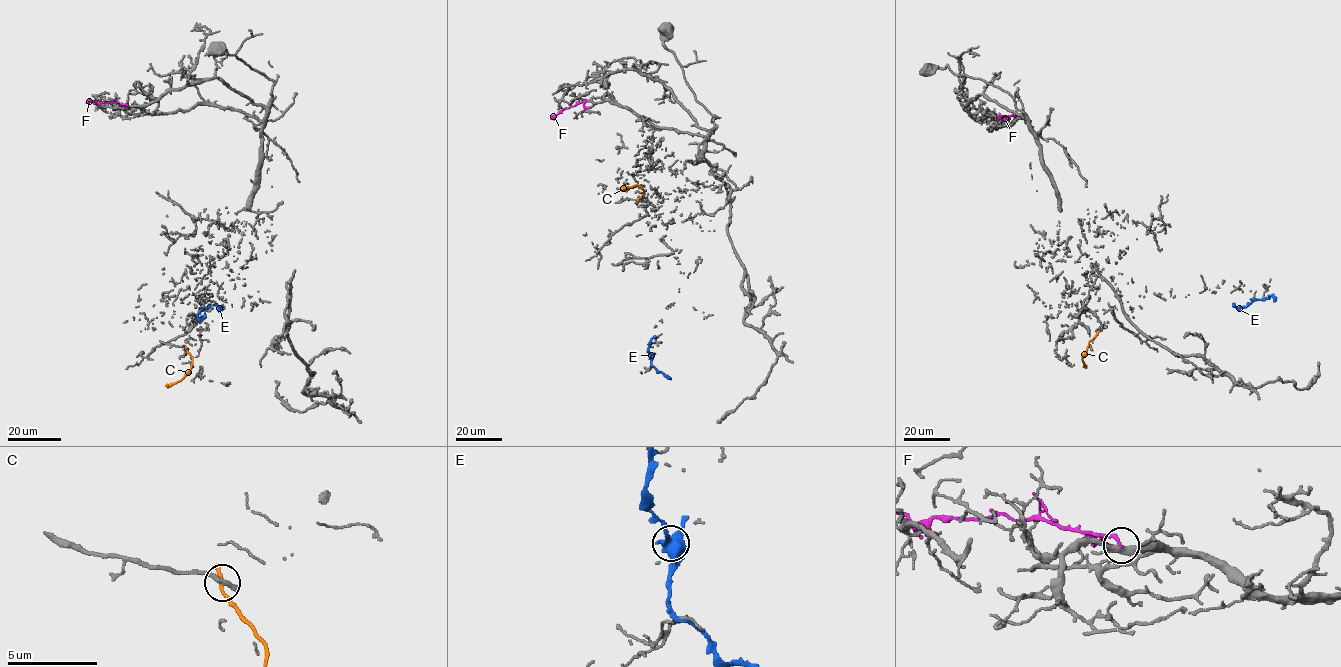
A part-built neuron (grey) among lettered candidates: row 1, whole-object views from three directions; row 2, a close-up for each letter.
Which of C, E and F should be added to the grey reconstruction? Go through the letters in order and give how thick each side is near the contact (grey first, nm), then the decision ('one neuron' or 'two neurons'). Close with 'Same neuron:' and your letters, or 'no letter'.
C: 360 nm thick on the grey side, 160 nm on the other; two neurons
E: 110 nm thick on the grey side, 400 nm on the other; two neurons
F: 320 nm thick on the grey side, 240 nm on the other; two neurons
Same neuron: no letter

